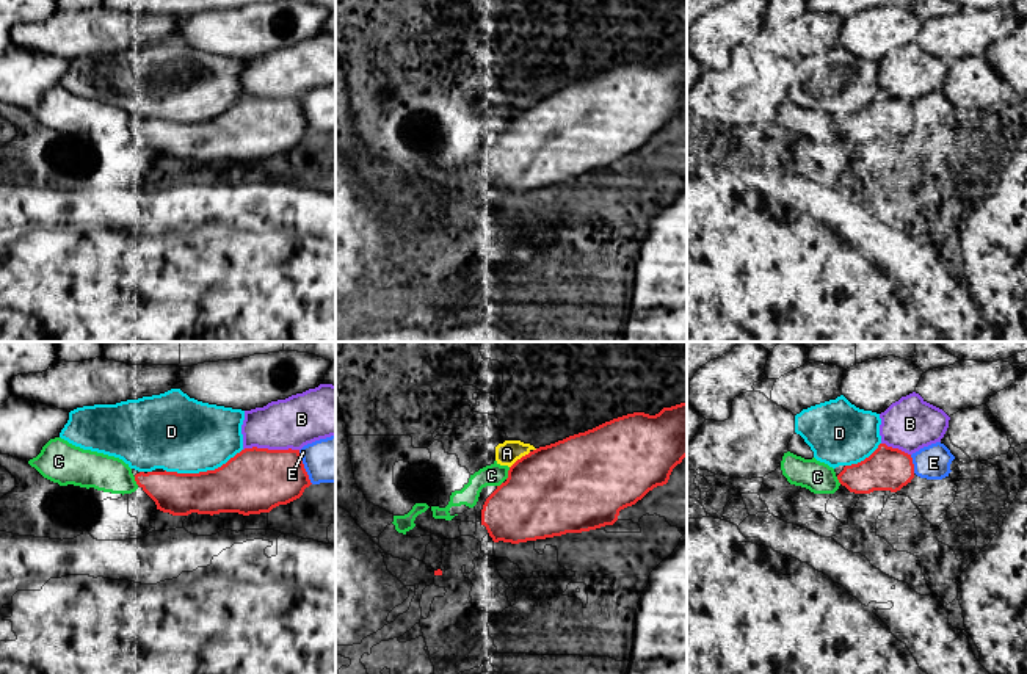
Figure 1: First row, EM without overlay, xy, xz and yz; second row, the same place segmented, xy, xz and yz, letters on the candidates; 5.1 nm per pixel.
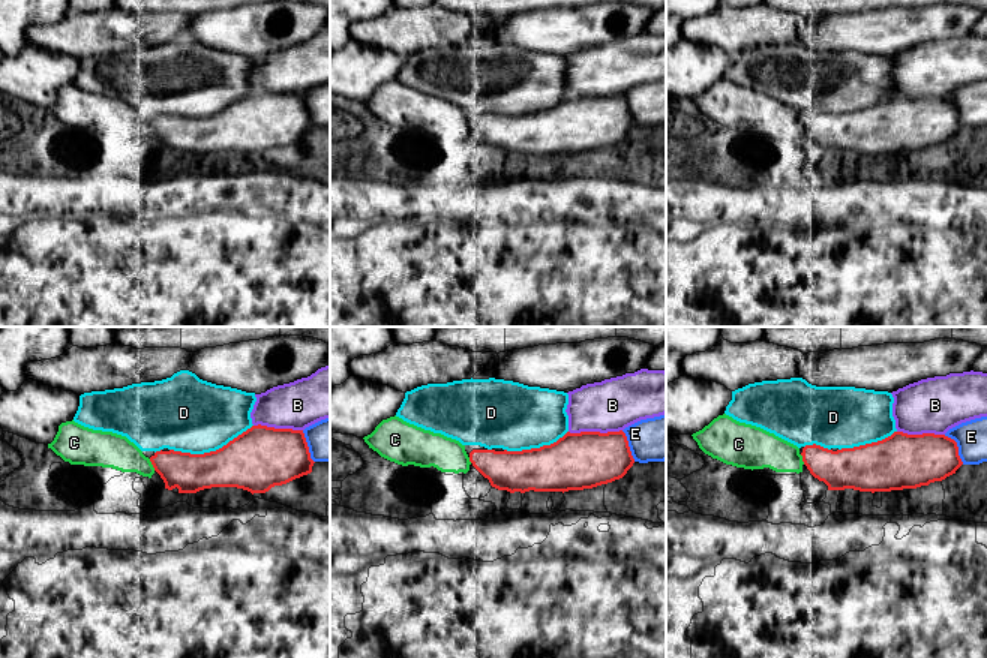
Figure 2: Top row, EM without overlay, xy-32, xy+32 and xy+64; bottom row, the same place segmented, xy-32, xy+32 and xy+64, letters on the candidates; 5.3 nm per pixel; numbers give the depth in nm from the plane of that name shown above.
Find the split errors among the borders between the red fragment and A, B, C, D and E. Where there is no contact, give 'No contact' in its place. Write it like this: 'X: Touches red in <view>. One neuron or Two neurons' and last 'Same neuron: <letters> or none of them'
A: Touches red in xz. Two neurons
B: Touches red in xy. Two neurons
C: Touches red in xz. Two neurons
D: Touches red in xy. Two neurons
E: Touches red in xy. Two neurons
Same neuron: none of them

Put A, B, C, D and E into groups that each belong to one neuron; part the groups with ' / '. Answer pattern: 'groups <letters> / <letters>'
groups A C / B / D / E

